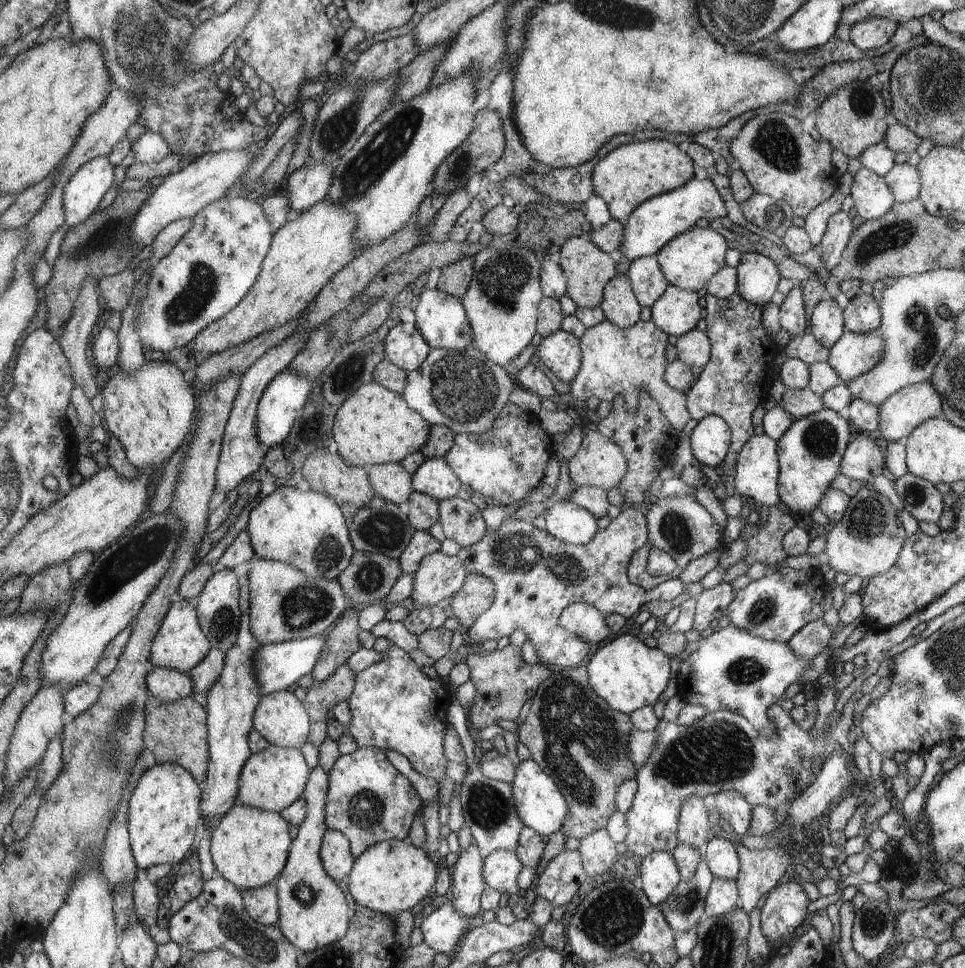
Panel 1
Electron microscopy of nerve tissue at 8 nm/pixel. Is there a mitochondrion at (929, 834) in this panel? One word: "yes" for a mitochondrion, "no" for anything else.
no

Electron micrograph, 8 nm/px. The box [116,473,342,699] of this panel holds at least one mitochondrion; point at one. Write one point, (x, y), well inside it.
(305, 606)

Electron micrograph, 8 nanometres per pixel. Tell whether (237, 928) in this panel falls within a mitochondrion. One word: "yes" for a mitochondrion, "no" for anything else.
yes

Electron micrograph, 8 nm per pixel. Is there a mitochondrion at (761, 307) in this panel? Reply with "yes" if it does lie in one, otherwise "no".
no

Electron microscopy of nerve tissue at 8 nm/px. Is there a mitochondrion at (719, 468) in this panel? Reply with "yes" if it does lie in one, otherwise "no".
no

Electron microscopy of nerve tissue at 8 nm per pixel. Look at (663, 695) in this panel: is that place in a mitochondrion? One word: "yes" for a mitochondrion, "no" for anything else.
no

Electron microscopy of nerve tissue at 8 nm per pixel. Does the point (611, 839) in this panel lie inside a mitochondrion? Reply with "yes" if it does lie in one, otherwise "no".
no

